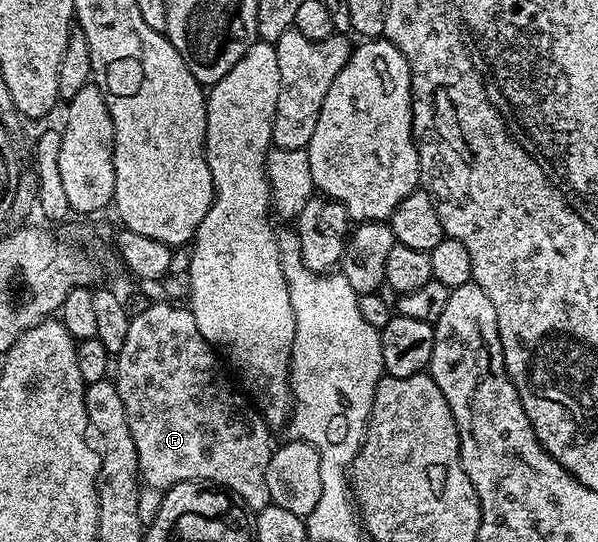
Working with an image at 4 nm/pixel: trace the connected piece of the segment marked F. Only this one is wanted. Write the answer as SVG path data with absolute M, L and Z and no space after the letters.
M160 302L145 308L141 313L134 315L127 326L127 342L123 342L123 350L115 356L115 383L119 390L119 398L123 398L123 410L127 410L127 426L131 426L131 438L135 438L135 450L139 454L139 466L137 467L140 479L146 485L168 490L175 487L179 482L188 480L203 480L221 485L229 491L239 494L244 500L245 507L250 510L266 508L271 503L267 490L267 466L273 457L274 445L269 444L271 429L265 423L265 417L250 401L246 393L239 390L238 385L231 379L230 373L221 369L222 361L213 345L208 344L199 334L199 326L195 326L195 318L188 307L177 302Z

